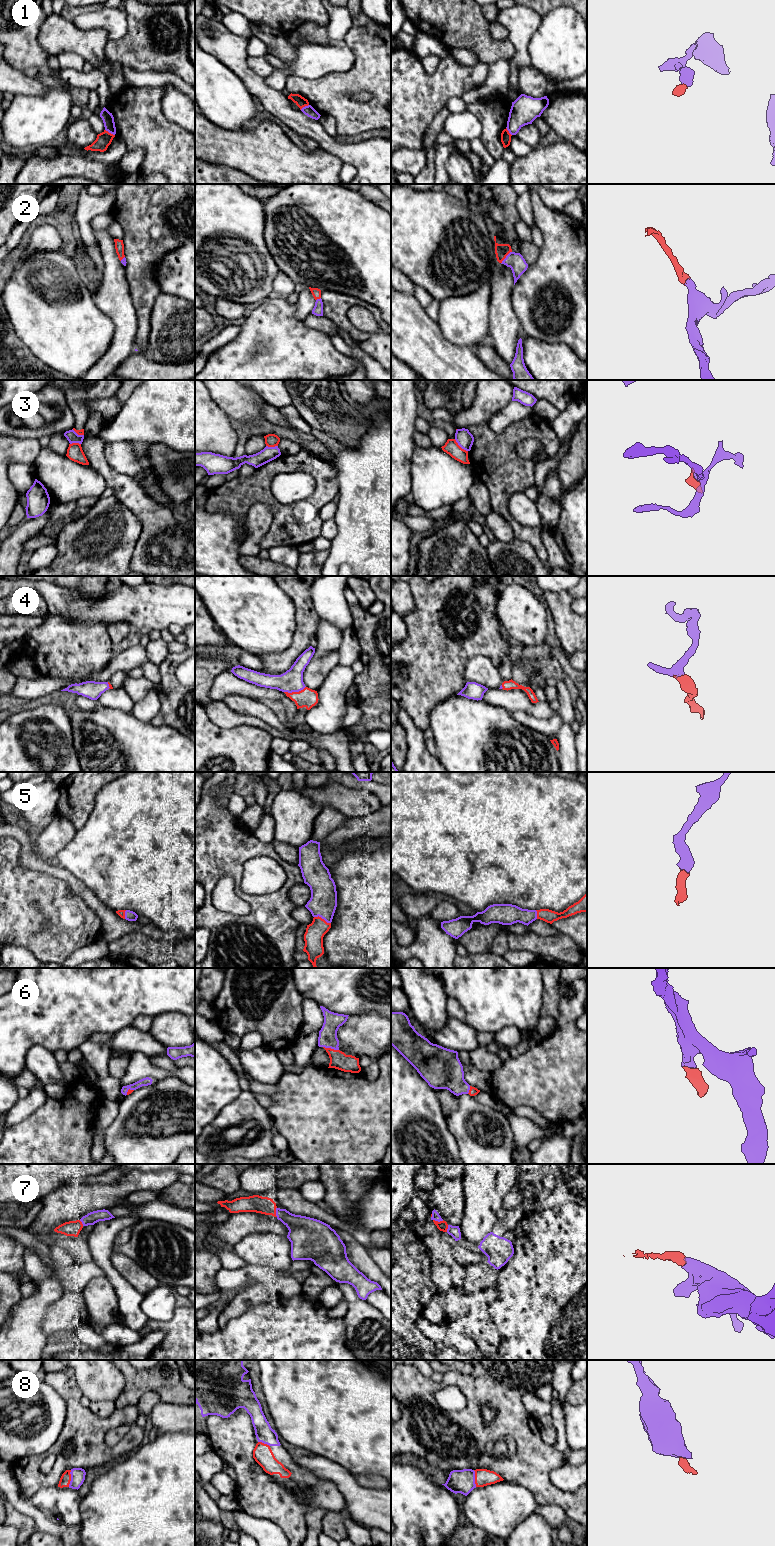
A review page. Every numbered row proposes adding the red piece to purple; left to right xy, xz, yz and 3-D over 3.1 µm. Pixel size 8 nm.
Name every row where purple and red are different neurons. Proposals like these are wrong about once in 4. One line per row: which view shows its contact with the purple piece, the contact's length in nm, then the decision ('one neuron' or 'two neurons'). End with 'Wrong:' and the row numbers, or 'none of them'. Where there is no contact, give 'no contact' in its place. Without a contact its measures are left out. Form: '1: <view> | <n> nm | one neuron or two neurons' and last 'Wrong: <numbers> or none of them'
1: xy | 90 nm | two neurons
2: yz | 130 nm | one neuron
3: yz | 150 nm | two neurons
4: xz | 180 nm | one neuron
5: xz | 150 nm | one neuron
6: xz | 130 nm | one neuron
7: yz | 90 nm | one neuron
8: xy | 140 nm | one neuron
Wrong: 1, 3

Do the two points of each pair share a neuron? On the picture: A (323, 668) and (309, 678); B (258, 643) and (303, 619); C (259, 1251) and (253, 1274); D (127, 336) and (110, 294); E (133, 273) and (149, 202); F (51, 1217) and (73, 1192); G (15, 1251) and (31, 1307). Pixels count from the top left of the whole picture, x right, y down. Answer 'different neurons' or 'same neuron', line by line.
A: same neuron
B: different neurons
C: different neurons
D: same neuron
E: same neuron
F: same neuron
G: different neurons

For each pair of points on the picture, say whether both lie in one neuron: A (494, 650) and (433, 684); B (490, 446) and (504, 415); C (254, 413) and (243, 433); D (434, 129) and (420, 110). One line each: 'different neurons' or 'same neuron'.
A: same neuron
B: different neurons
C: different neurons
D: different neurons

